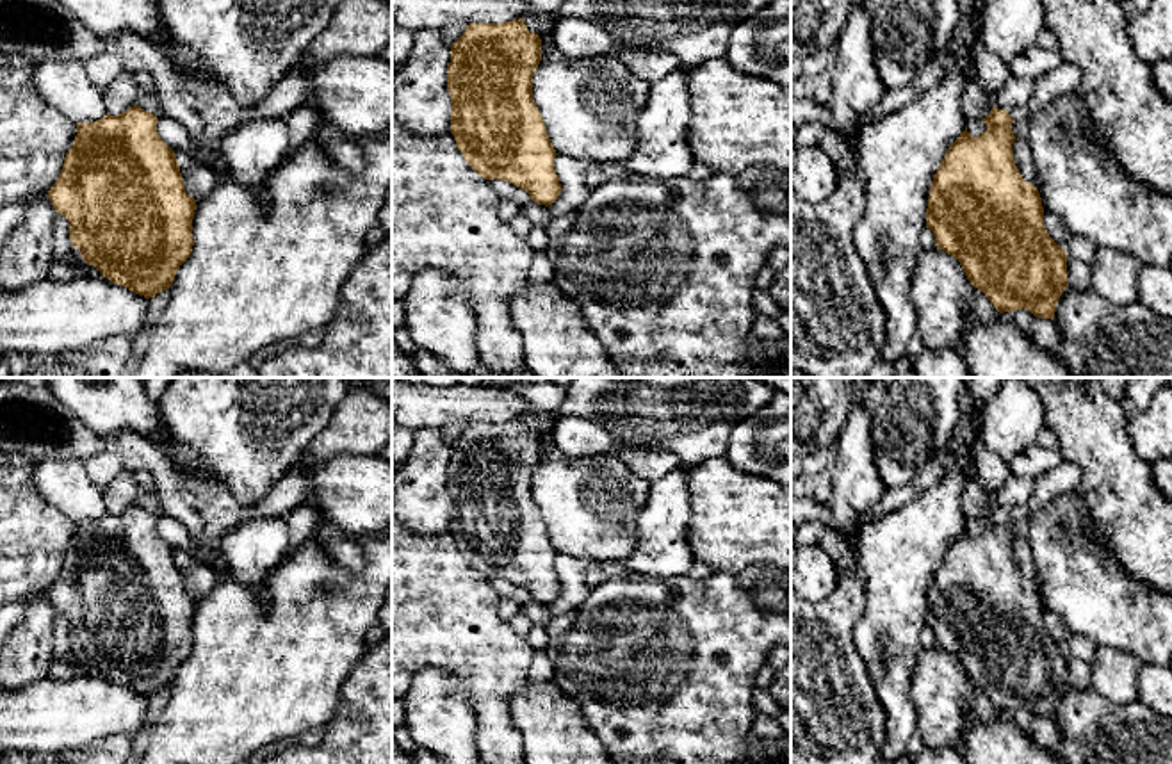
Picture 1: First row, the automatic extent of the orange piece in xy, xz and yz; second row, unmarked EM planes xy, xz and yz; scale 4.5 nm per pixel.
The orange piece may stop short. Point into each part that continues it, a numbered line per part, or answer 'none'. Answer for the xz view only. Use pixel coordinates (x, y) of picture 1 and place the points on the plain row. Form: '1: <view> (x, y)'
none

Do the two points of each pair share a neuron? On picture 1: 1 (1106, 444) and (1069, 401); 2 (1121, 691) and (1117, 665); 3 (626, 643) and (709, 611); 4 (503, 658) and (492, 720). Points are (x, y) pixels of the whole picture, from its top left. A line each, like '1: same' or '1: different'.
1: same
2: same
3: same
4: same

